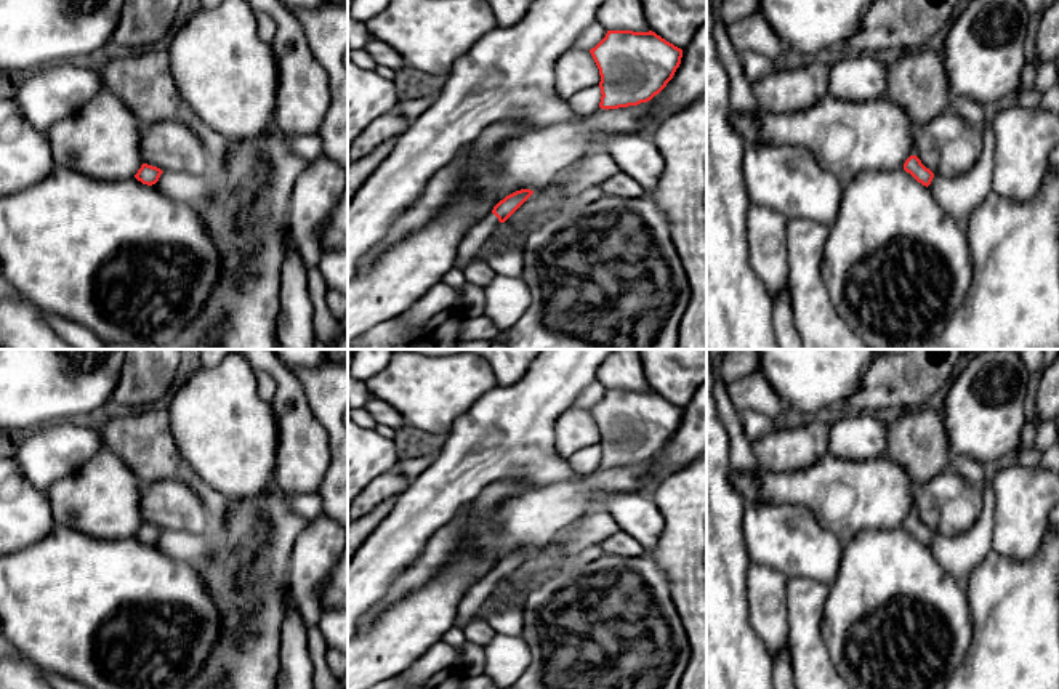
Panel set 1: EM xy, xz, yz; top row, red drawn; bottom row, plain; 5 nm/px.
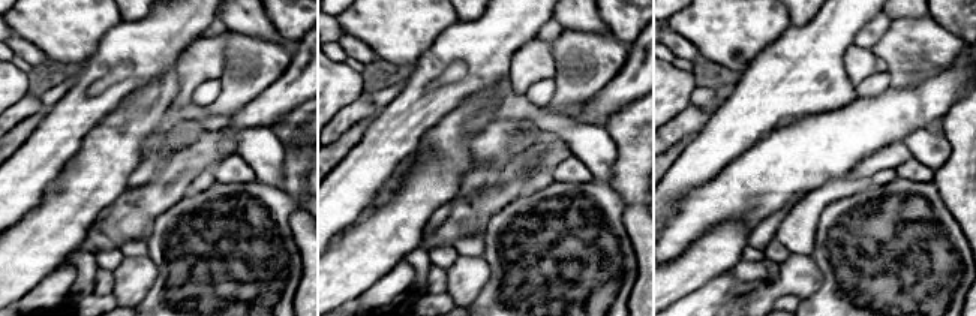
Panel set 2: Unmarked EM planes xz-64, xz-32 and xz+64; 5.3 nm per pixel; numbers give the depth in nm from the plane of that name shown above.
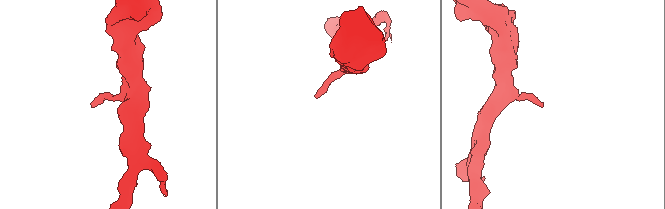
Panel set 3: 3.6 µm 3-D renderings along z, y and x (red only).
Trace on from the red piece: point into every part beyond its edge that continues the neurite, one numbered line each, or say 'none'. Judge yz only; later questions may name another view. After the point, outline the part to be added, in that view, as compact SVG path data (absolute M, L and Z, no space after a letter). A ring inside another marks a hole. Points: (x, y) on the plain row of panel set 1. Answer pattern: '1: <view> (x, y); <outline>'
none

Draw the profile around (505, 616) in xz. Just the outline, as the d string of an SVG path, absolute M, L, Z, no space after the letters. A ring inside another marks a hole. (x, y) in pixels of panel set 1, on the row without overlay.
M534 551L492 596L485 620L497 635L521 636L524 631L522 604L524 594L530 588L529 580L550 569L562 569L570 559L556 559L545 551Z

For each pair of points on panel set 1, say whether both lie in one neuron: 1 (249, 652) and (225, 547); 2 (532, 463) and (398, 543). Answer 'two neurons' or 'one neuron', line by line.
1: one neuron
2: one neuron

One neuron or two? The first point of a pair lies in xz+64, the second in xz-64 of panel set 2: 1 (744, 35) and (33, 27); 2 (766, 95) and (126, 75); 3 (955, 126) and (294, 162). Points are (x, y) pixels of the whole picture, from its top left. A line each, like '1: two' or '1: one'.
1: one
2: one
3: one

